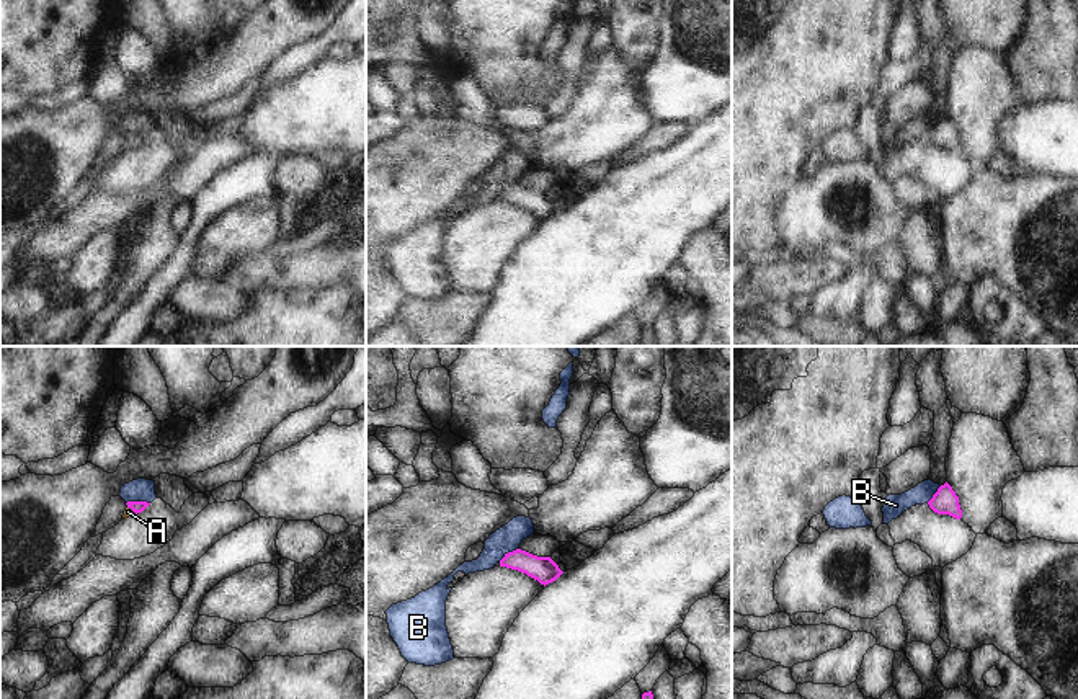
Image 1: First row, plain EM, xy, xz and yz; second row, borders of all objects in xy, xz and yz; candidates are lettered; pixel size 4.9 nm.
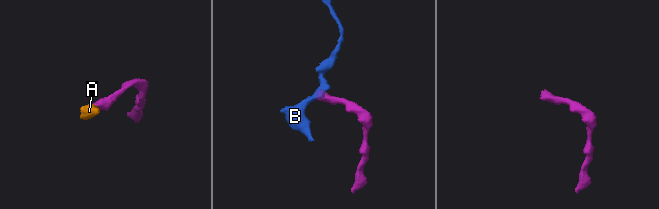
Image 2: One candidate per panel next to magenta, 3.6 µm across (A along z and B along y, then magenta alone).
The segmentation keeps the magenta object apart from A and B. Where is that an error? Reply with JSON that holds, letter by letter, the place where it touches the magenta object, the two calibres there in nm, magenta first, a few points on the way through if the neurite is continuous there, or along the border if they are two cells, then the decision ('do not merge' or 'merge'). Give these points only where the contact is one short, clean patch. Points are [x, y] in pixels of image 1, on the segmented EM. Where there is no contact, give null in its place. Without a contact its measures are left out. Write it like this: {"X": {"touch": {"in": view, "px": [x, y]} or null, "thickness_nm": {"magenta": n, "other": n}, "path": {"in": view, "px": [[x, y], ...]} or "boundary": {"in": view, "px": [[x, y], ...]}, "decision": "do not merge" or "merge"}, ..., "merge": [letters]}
{"A": {"touch": {"in": "xy", "px": [131, 508]}, "thickness_nm": {"magenta": 60, "other": 40}, "path": {"in": "xy", "px": [[138, 507], [131, 508], [128, 512]]}, "decision": "merge"}, "B": {"touch": {"in": "xy", "px": [138, 502]}, "thickness_nm": {"magenta": 60, "other": 110}, "boundary": {"in": "xy", "px": [[149, 502], [126, 503]]}, "decision": "do not merge"}, "merge": ["A"]}

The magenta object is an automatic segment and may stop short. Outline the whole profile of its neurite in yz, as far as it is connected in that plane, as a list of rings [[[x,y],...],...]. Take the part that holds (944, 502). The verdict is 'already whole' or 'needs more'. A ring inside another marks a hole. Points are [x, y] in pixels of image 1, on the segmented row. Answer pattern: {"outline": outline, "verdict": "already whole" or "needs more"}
{"outline": [[[947,482],[938,488],[928,505],[938,514],[949,514],[956,519],[962,518],[959,496]]], "verdict": "already whole"}

